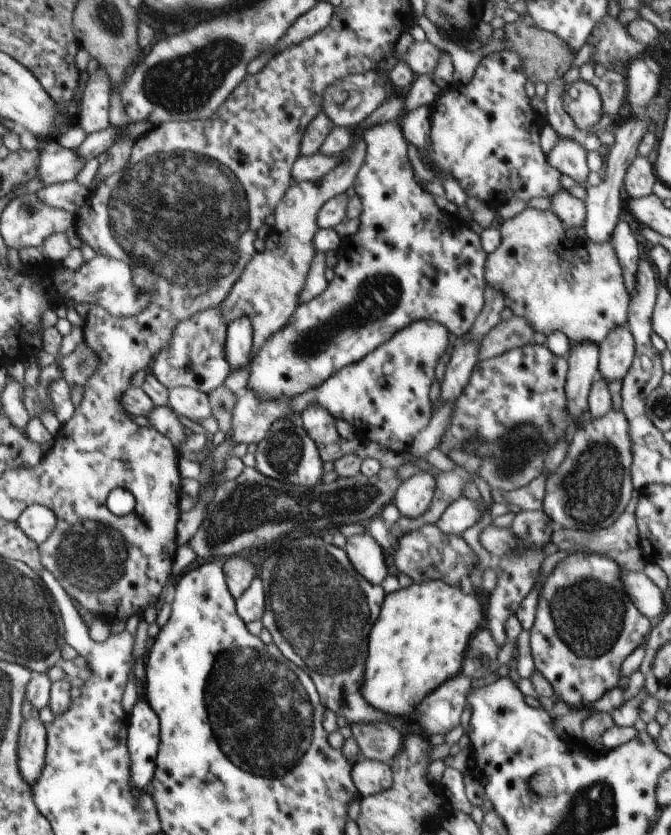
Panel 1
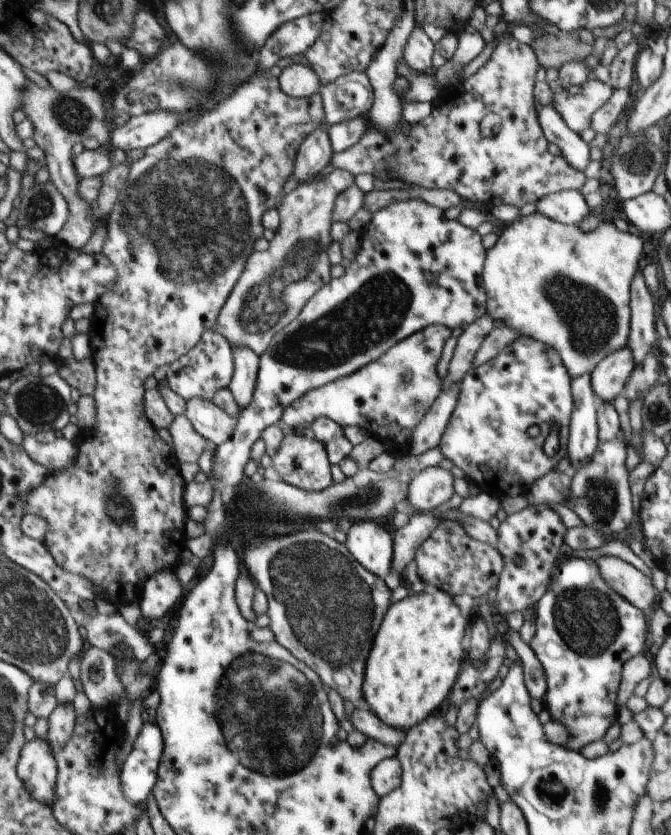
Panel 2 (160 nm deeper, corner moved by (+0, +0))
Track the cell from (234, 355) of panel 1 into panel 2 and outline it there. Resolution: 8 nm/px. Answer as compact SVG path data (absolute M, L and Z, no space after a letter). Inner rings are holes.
M248 347L234 348L234 377L229 386L241 411L251 406L256 391L260 356Z

